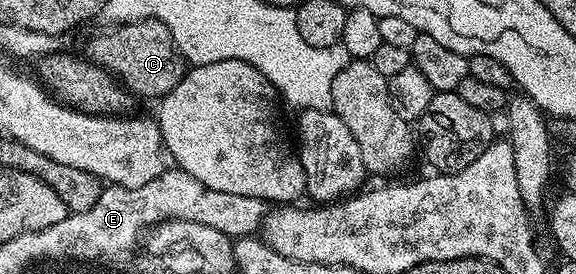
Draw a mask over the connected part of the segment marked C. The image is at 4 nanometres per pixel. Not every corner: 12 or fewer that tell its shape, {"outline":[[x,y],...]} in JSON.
{"outline":[[159,19],[119,22],[89,61],[131,96],[157,100],[184,63]]}

